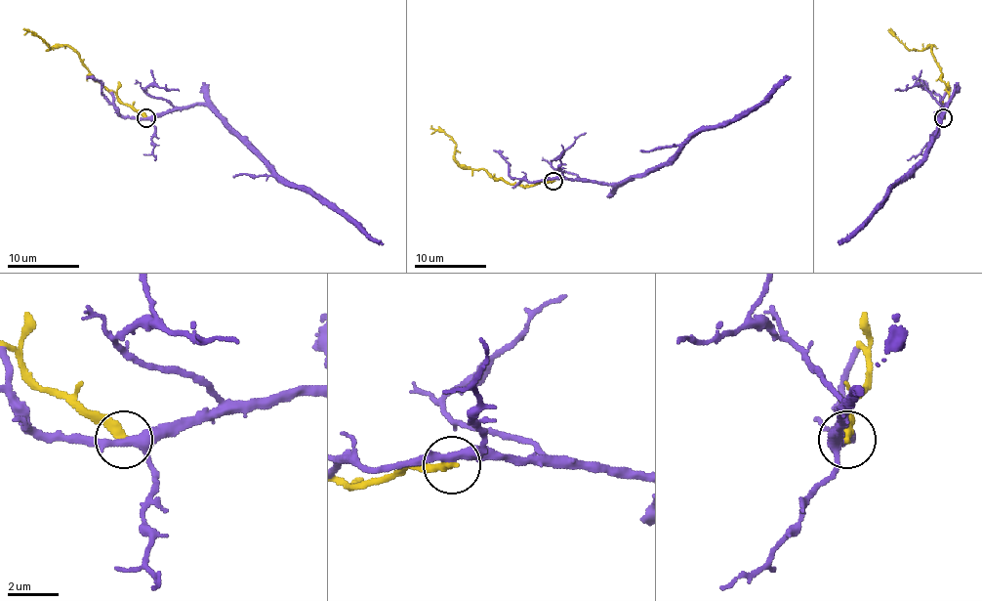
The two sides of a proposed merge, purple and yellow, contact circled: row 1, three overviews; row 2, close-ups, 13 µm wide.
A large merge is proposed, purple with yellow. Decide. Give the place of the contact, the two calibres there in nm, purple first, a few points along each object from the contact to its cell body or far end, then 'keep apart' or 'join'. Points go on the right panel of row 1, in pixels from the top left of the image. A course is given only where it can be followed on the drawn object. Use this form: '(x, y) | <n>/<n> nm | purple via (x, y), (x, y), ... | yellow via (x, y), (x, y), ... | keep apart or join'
(943, 117) | 280/360 nm | purple via (942, 117), (931, 149), (839, 244) | yellow via (942, 117), (948, 101), (946, 83), (929, 45), (910, 50), (888, 28) | keep apart

